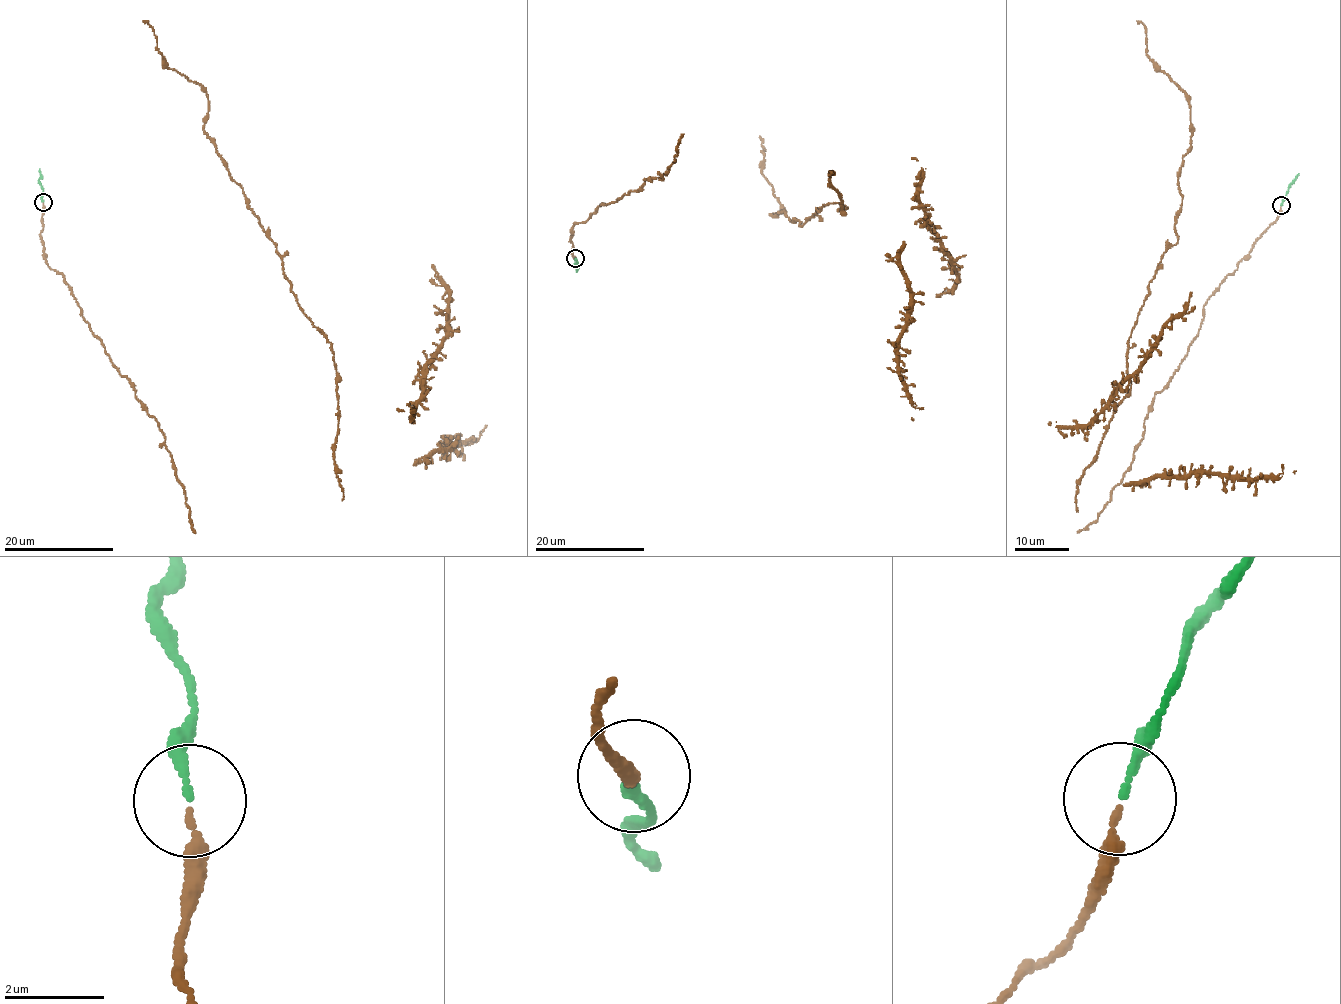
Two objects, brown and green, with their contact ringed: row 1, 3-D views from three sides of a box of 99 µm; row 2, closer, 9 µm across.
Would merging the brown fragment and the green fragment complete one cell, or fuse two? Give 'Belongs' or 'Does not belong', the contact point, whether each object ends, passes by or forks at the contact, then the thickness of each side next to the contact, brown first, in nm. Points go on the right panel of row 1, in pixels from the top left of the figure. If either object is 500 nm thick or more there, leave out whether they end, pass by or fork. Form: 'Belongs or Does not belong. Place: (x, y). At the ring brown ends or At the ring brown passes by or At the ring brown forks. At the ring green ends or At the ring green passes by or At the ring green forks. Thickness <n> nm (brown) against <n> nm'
Belongs. Place: (1281, 205). At the ring brown ends. At the ring green ends. Thickness 180 nm (brown) against 140 nm

